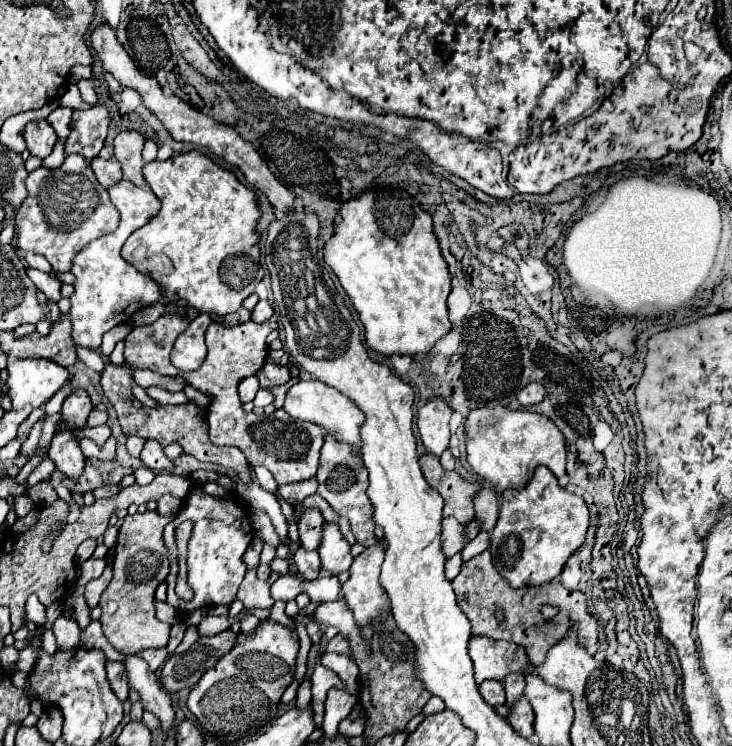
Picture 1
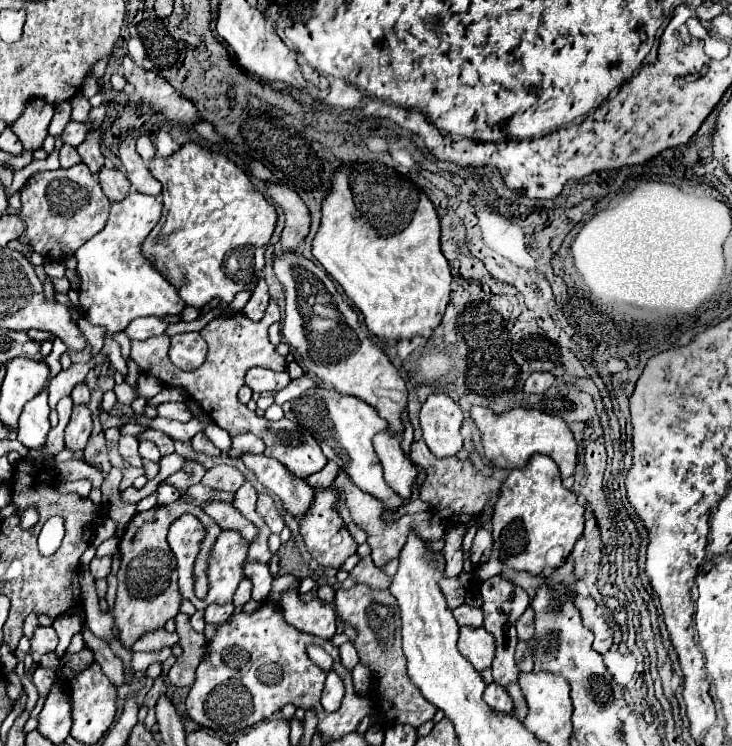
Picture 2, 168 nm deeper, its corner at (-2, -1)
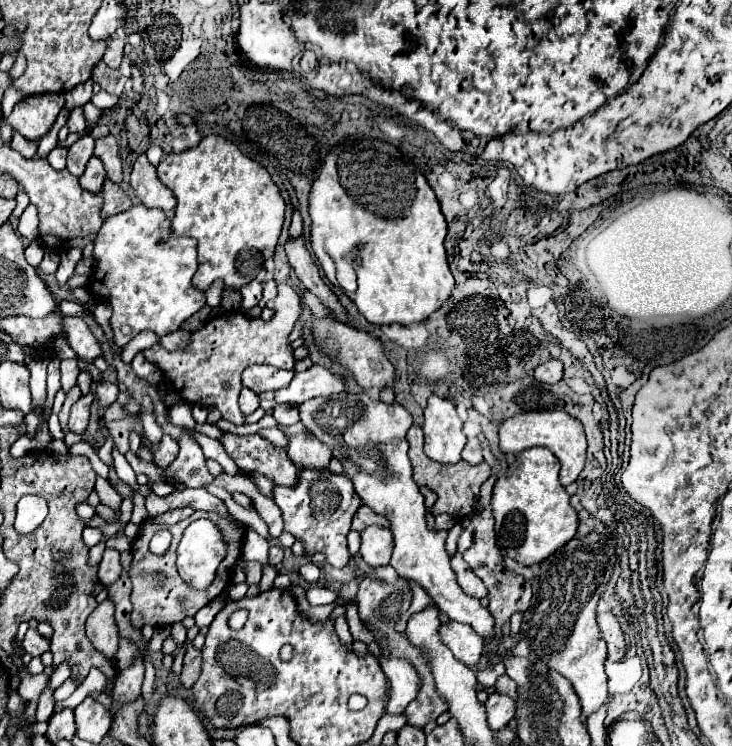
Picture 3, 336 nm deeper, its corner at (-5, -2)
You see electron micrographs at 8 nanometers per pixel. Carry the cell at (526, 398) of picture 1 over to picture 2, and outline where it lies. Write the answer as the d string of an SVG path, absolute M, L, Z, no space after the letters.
M533 372L531 378L527 378L523 390L527 394L543 394L553 384L553 380L555 380L555 376L549 372Z

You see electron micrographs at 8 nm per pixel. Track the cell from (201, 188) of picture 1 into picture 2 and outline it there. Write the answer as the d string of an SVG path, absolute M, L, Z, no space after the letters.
M187 142L169 158L153 158L151 174L163 184L163 214L143 244L143 254L153 260L181 292L181 298L195 308L205 306L213 298L231 302L237 292L255 286L255 250L265 248L275 230L277 212L273 204L253 186L247 172L221 152L211 152L195 142Z

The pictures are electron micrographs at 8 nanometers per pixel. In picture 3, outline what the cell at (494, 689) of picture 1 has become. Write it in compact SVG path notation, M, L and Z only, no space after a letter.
M492 693L486 701L486 713L488 713L488 725L492 729L504 729L516 713L516 705L510 697Z

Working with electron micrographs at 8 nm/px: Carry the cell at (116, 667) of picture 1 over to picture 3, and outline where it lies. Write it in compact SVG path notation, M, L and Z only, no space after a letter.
M106 599L100 603L90 619L86 621L86 635L92 641L92 645L106 655L106 659L114 659L118 653L118 627L114 623L114 603Z

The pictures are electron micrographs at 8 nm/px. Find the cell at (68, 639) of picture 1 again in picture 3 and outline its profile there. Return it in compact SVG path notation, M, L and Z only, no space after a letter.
M30 627L28 633L26 633L26 637L24 637L24 649L32 657L40 657L44 651L50 649L50 639L46 639L44 635L40 635L38 629Z

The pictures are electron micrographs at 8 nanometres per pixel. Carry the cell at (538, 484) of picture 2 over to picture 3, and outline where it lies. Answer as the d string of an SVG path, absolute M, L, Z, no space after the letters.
M534 447L534 449L526 449L526 451L518 453L514 457L514 463L508 467L506 475L496 481L490 507L492 507L492 515L496 519L496 527L494 527L496 543L504 557L510 557L526 567L538 565L542 559L550 557L558 547L564 547L576 535L578 515L570 503L570 495L558 481L558 473L560 473L560 463L558 463L556 455L550 449Z

